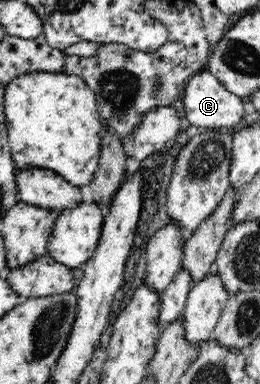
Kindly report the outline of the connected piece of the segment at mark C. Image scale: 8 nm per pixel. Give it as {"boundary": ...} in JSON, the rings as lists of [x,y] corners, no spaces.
{"boundary":[[[207,69],[198,72],[192,79],[188,81],[184,96],[179,106],[183,116],[194,127],[203,127],[206,130],[218,131],[234,127],[240,123],[242,115],[244,115],[244,103],[238,96],[229,93],[217,80],[214,74]]]}

